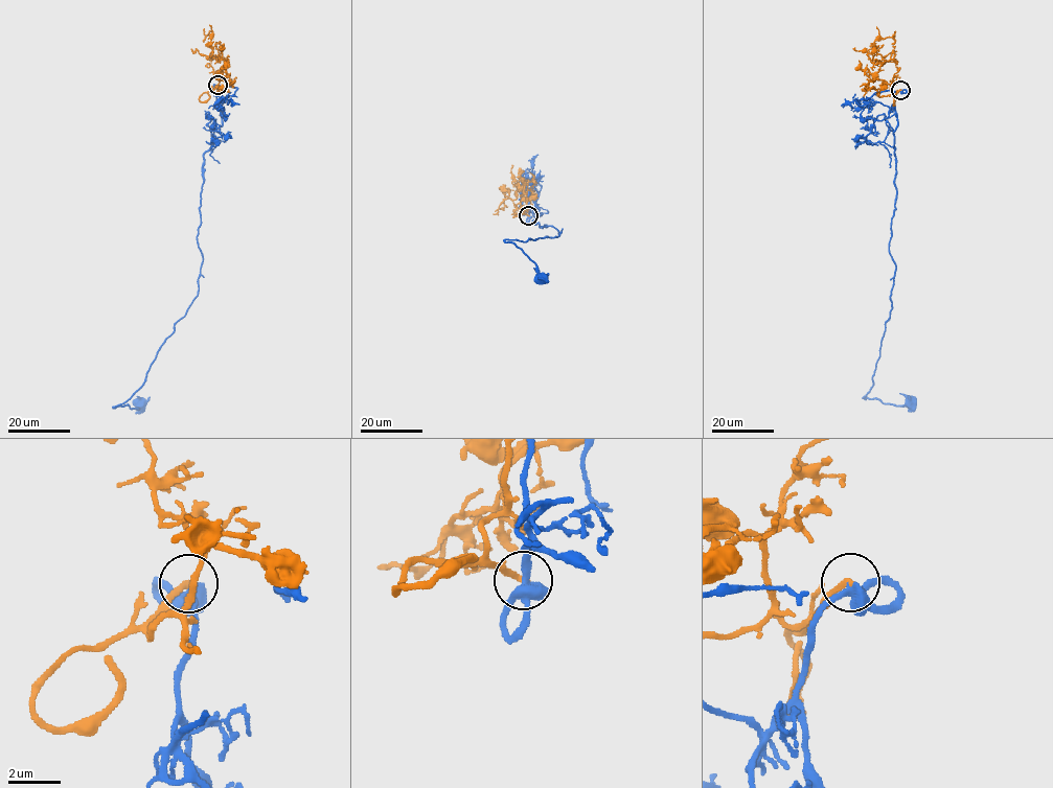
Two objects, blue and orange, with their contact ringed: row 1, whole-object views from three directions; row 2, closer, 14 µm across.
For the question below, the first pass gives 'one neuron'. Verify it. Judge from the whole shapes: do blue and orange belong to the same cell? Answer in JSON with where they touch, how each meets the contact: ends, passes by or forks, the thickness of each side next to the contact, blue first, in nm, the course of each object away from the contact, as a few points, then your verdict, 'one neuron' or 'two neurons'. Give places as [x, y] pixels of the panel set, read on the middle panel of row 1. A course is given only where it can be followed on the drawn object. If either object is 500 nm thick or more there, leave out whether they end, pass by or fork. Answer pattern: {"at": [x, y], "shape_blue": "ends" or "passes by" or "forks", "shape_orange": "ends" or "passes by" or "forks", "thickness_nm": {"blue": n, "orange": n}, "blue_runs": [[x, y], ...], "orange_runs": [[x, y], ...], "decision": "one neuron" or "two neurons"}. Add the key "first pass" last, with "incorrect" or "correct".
{"at": [528, 215], "shape_blue": "forks", "shape_orange": "ends", "thickness_nm": {"blue": 320, "orange": 240}, "blue_runs": [[528, 215], [529, 211], [541, 213], [532, 223], [562, 233], [536, 240], [505, 239], [535, 264], [541, 279]], "orange_runs": [[528, 215], [524, 210], [526, 184], [522, 188], [525, 192], [519, 208], [503, 187], [502, 208]], "decision": "one neuron", "first pass": "correct"}

